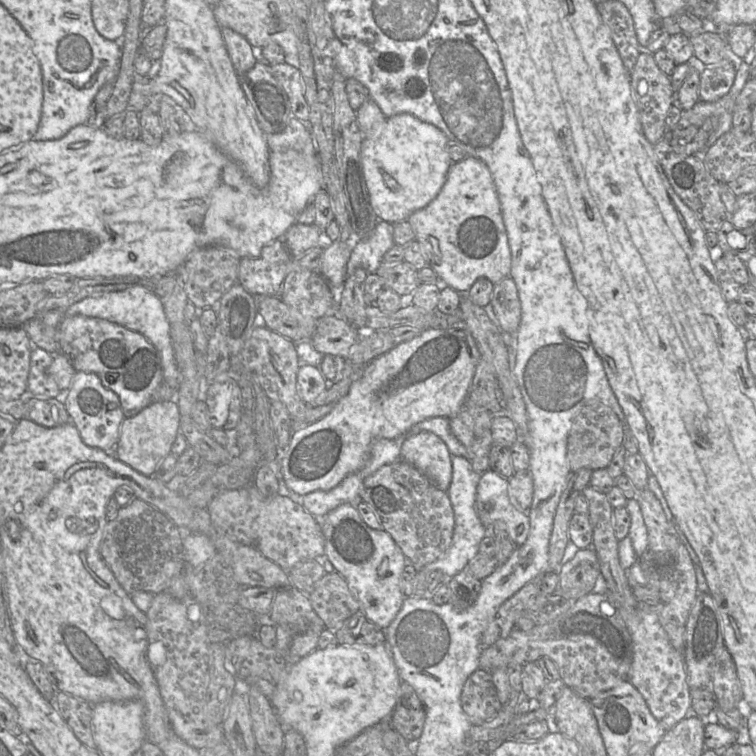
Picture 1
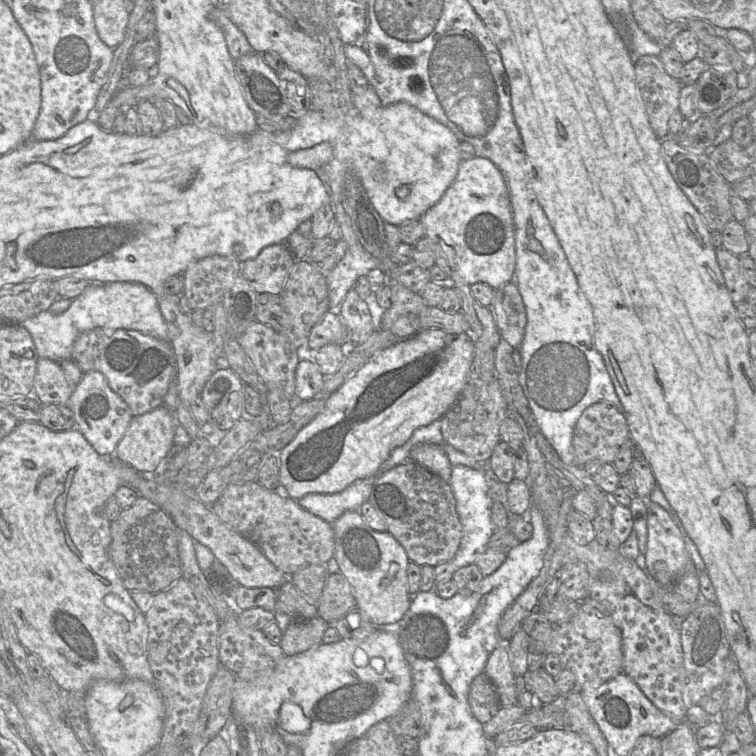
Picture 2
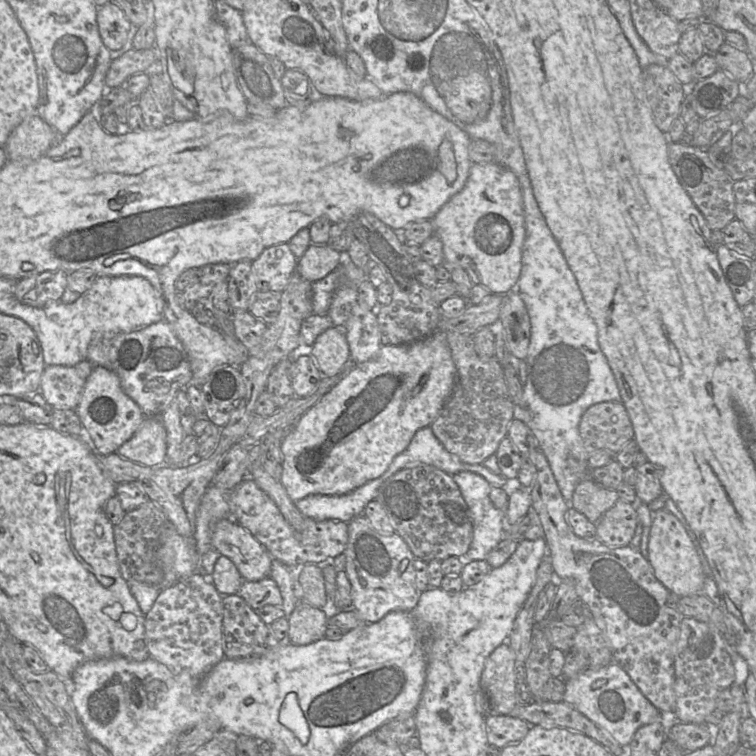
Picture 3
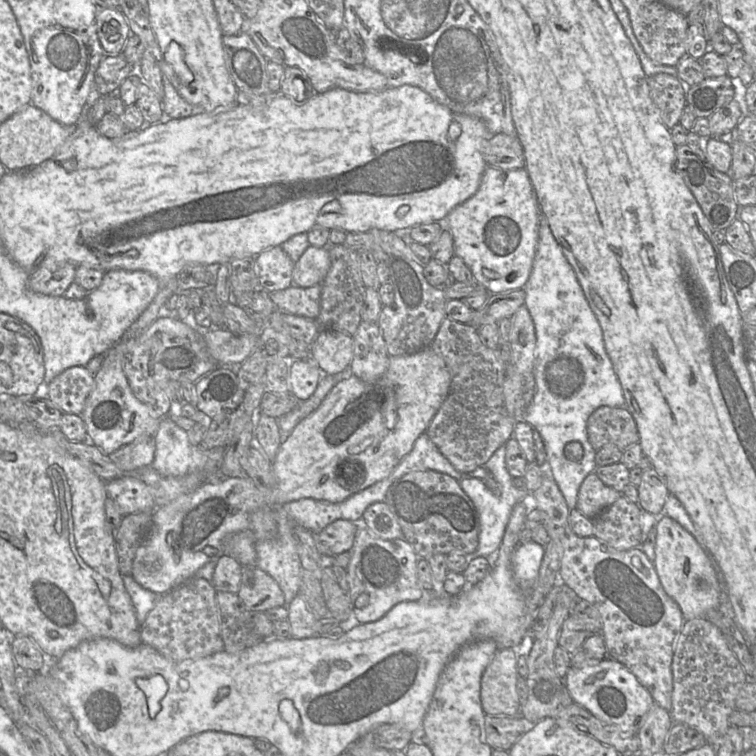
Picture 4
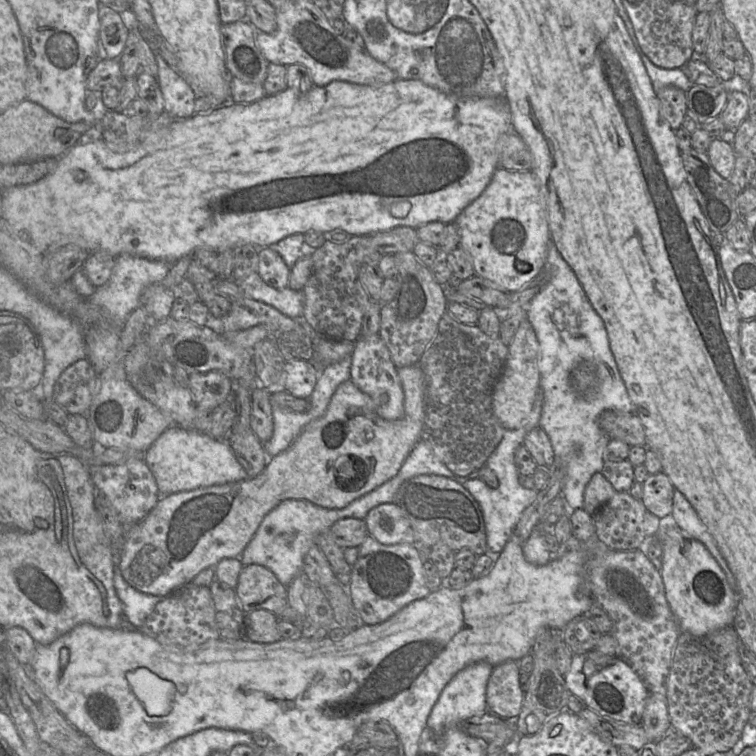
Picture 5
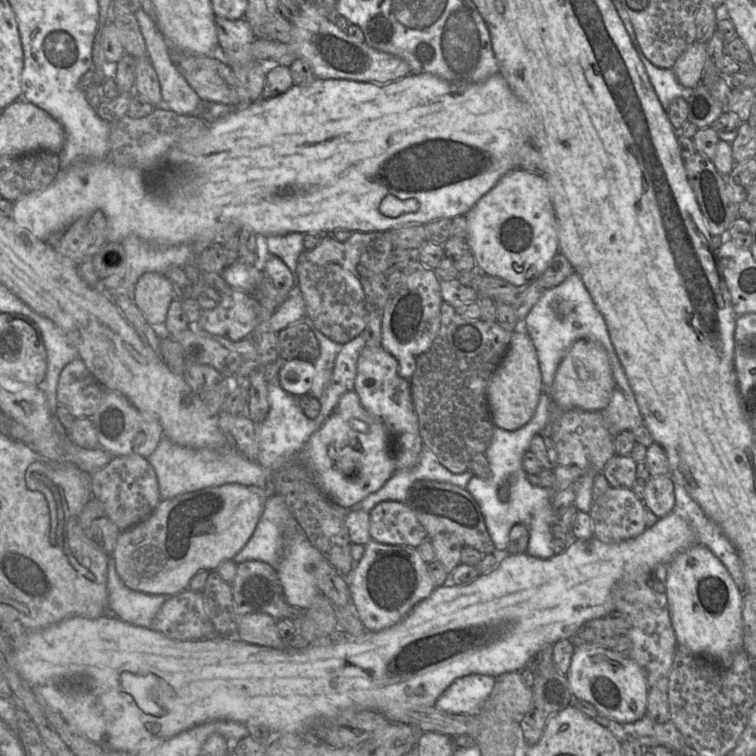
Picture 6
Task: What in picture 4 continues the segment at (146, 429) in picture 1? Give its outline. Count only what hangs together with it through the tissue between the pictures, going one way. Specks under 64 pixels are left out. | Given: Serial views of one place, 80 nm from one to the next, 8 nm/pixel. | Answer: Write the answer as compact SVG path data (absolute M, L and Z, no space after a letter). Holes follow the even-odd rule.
M154 436L142 437L126 444L109 455L109 458L123 471L134 471L151 466L155 456Z

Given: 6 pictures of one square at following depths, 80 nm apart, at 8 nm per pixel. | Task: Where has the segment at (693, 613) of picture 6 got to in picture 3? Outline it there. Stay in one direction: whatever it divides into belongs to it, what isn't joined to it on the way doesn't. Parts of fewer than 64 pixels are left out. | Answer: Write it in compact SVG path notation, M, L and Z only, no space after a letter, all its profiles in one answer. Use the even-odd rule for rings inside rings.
M665 509L652 514L648 561L657 580L673 595L683 597L700 594L703 591L707 575L695 545L683 525Z

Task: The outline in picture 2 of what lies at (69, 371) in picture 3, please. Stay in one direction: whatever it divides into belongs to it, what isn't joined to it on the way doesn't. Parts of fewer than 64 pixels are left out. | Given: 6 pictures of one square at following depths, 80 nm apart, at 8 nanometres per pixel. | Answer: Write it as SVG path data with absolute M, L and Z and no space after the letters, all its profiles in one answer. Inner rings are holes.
M39 358L33 396L41 404L67 404L75 387L69 384L58 362Z

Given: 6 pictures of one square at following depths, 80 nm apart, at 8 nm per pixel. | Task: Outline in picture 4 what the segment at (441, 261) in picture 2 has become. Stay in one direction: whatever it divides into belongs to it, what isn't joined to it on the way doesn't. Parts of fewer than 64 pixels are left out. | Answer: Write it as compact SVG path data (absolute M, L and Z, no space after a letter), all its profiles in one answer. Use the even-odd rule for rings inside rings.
M489 165L477 192L449 213L444 227L453 237L454 255L469 267L474 281L490 294L498 294L523 289L527 283L538 245L540 216L536 194L527 171L524 168L503 170Z

